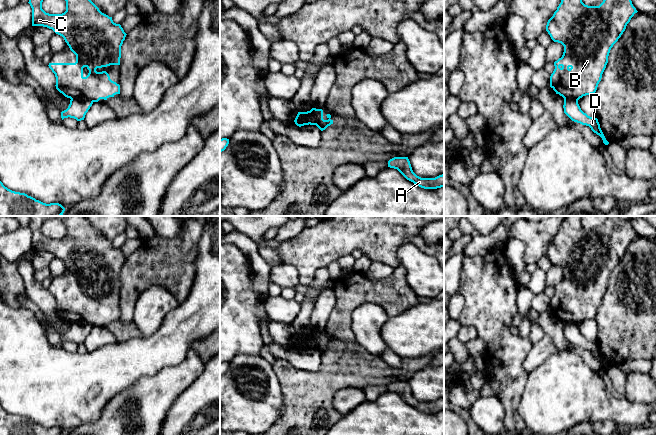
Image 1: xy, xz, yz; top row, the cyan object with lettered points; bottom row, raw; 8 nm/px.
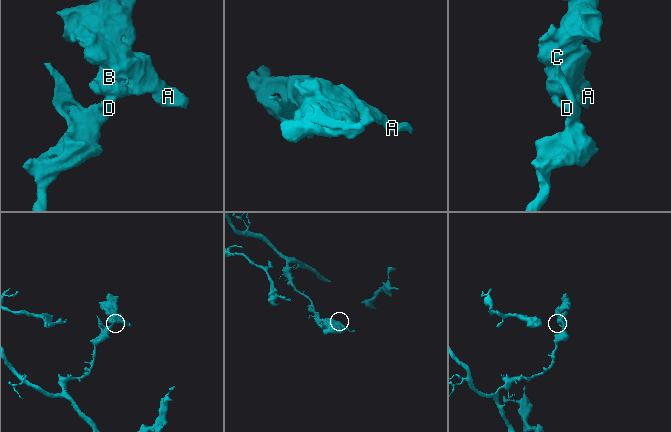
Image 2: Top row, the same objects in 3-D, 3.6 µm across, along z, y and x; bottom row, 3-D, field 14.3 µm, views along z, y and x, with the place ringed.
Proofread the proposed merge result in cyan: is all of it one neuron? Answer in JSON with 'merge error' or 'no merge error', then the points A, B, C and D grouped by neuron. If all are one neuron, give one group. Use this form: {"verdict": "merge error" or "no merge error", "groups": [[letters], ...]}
{"verdict": "merge error", "groups": [["A", "B", "C"], ["D"]]}

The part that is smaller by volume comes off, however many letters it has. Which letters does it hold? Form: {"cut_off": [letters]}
{"cut_off": ["A", "B", "C"]}

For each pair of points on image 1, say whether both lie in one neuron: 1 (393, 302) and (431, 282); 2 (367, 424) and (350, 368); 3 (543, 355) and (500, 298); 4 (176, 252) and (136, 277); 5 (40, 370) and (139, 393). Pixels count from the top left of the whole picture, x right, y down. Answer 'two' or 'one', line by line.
1: two
2: two
3: two
4: one
5: two

